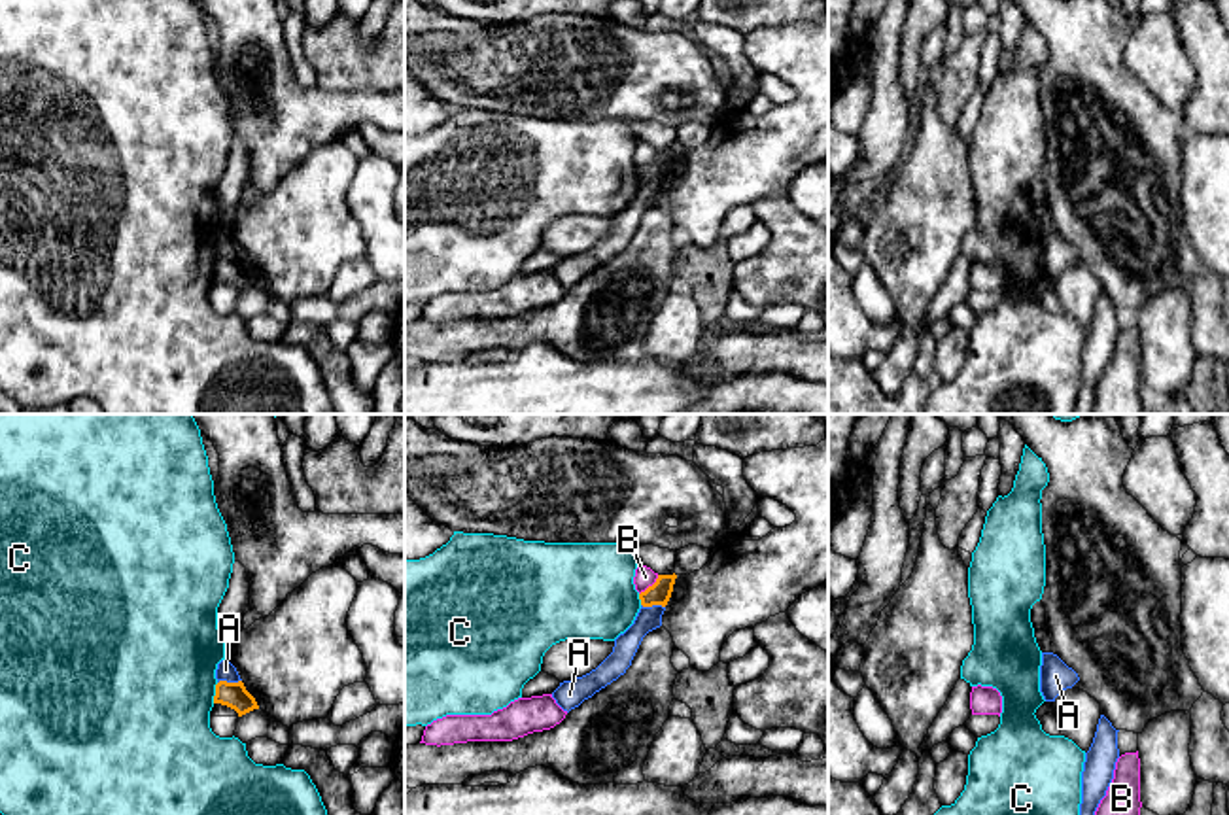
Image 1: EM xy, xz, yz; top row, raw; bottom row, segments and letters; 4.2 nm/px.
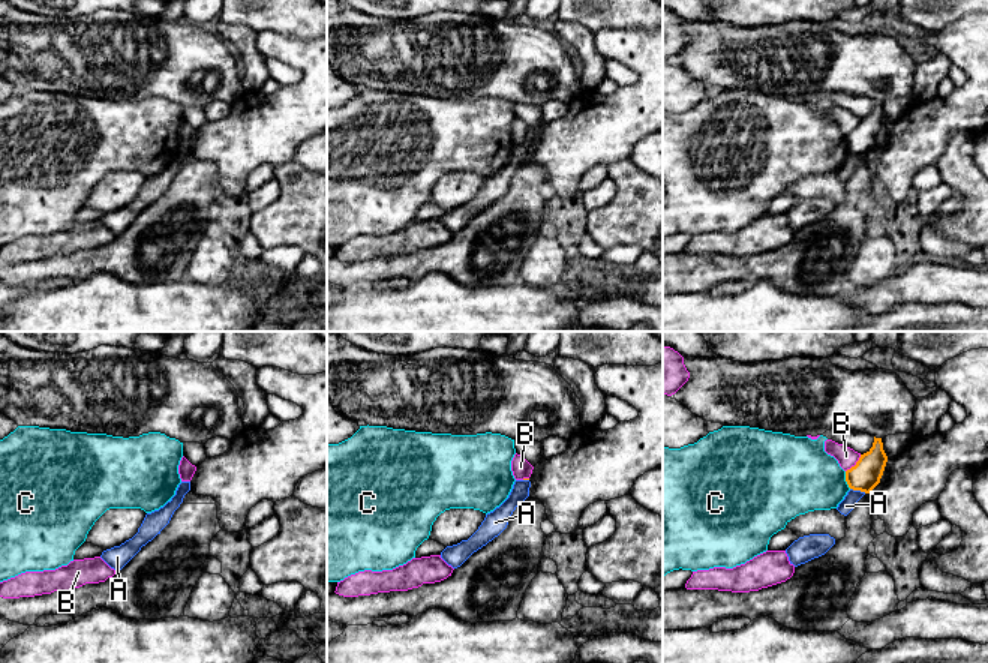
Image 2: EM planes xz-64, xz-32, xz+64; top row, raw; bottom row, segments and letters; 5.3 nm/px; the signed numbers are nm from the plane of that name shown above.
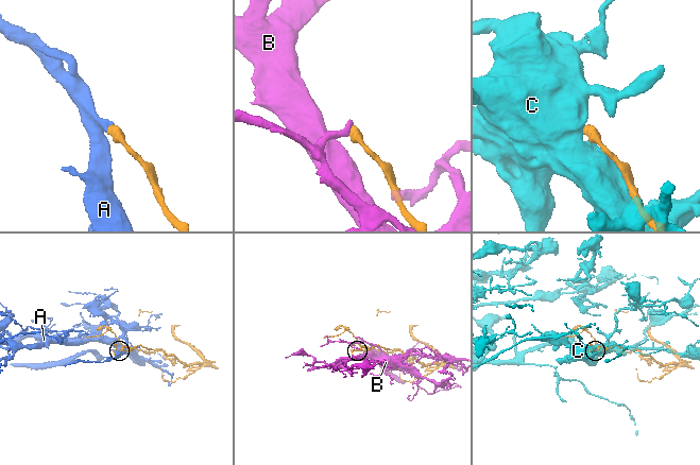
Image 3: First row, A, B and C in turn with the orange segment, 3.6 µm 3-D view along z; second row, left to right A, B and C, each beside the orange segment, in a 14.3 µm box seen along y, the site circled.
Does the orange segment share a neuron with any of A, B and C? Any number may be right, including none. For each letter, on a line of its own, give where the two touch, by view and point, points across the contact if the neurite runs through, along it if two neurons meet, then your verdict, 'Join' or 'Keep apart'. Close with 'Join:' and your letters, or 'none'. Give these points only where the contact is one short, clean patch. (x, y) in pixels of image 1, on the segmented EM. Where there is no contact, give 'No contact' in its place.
A: Touches orange at xy (229, 683). Boundary: xy (241, 679), (218, 683). Keep apart
B: Touches orange at xz (649, 587). Keep apart
C: Touches orange at xy (216, 693). Keep apart
Join: none

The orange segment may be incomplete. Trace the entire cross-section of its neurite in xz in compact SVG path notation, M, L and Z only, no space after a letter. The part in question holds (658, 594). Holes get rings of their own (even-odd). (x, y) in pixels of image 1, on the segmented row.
M675 573L658 575L656 582L639 594L641 605L643 607L652 607L652 605L666 607L673 592L675 579L677 579Z

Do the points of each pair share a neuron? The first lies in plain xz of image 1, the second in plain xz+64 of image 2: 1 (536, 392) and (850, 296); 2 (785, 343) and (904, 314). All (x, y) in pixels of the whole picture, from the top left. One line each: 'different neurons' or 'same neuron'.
1: different neurons
2: different neurons

